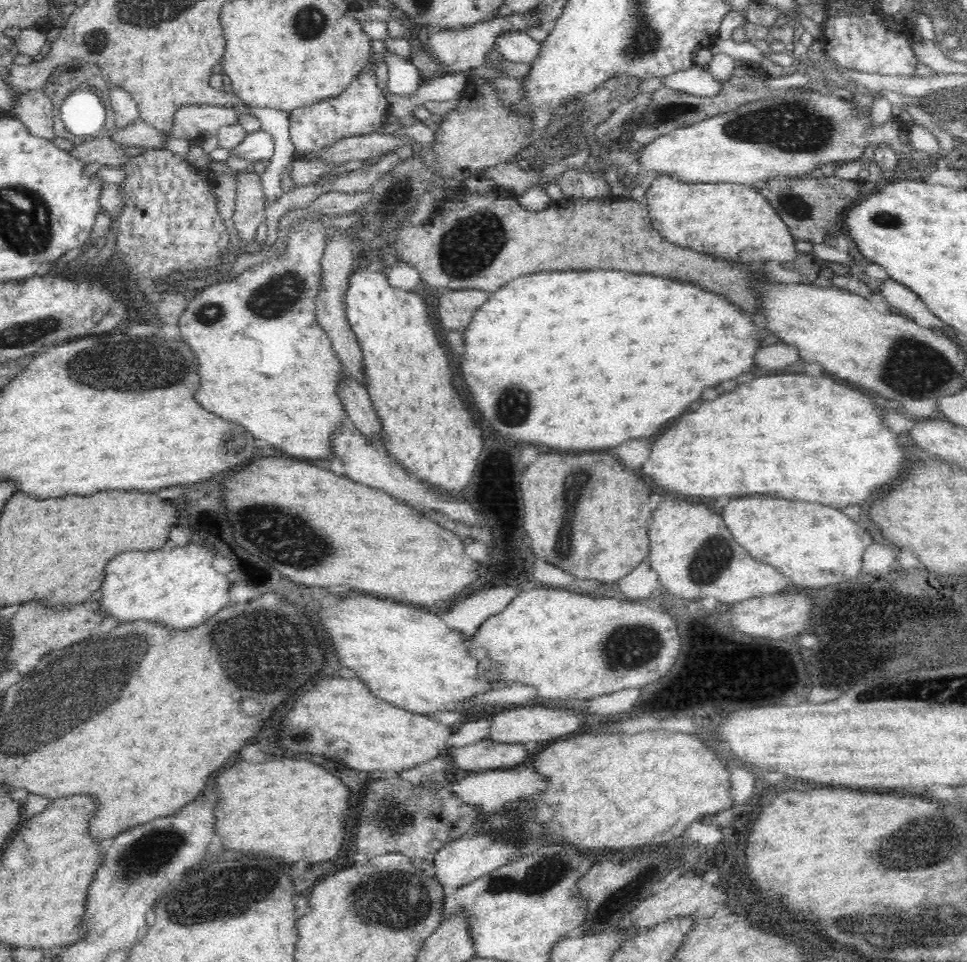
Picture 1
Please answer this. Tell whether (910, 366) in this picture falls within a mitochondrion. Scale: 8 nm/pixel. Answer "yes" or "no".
yes

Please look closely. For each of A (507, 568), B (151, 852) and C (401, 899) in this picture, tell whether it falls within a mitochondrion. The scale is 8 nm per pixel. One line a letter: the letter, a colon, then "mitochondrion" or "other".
A: other
B: mitochondrion
C: mitochondrion

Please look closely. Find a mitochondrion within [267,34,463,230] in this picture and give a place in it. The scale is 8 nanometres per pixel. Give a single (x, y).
(399, 195)

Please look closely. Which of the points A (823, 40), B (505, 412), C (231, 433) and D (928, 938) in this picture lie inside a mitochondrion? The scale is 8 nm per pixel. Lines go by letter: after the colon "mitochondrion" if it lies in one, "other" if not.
A: other
B: mitochondrion
C: mitochondrion
D: mitochondrion

